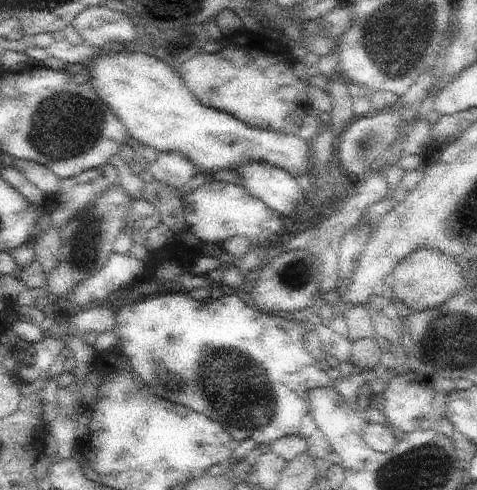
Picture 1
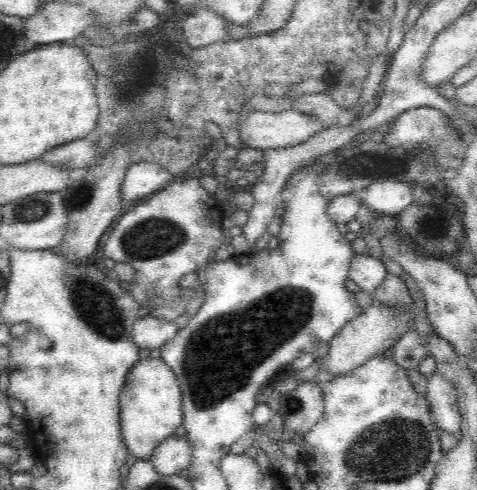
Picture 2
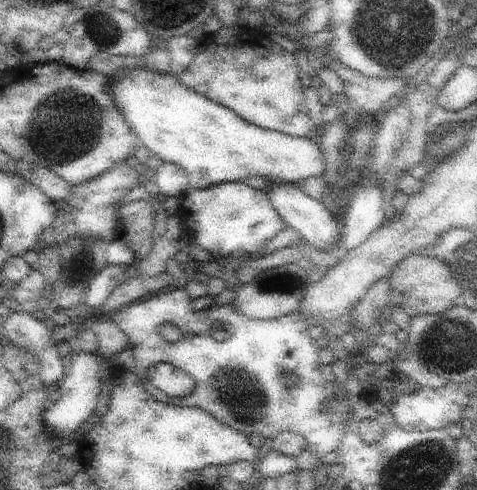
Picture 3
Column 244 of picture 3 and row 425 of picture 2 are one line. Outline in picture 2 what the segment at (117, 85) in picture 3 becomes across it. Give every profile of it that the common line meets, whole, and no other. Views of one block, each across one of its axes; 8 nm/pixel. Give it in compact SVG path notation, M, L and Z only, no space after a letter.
M162 358L140 360L126 376L124 390L120 394L120 430L130 460L150 460L152 452L184 422L182 388L172 368Z

